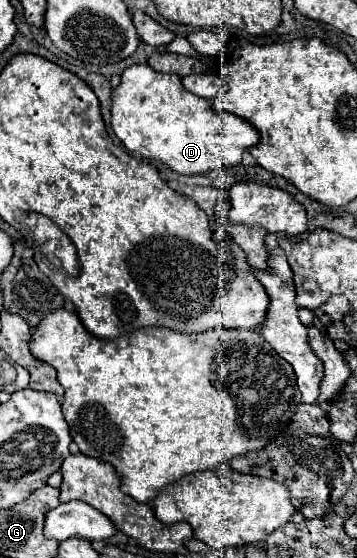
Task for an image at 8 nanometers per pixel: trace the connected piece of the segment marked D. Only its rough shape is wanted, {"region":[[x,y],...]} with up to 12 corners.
{"region":[[133,64],[113,90],[127,150],[179,174],[239,164],[259,132]]}

